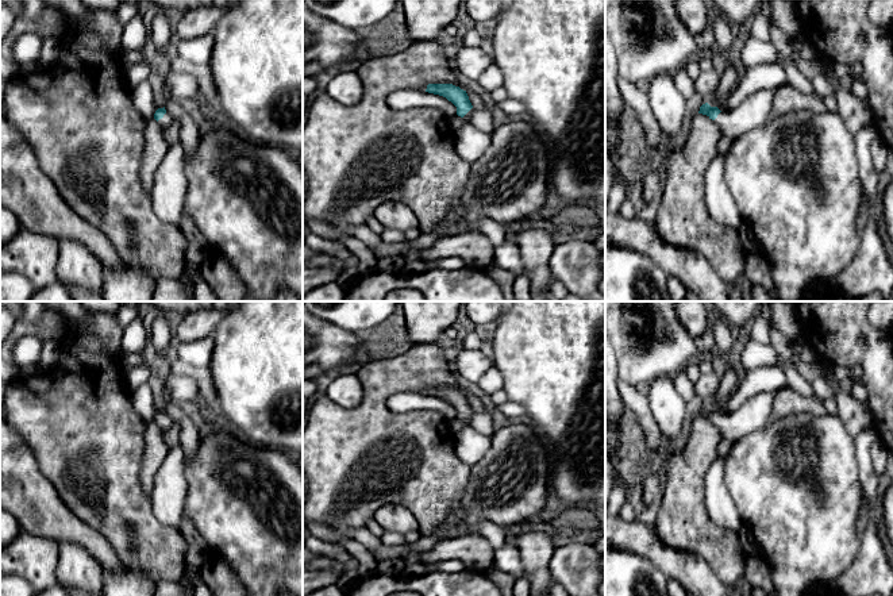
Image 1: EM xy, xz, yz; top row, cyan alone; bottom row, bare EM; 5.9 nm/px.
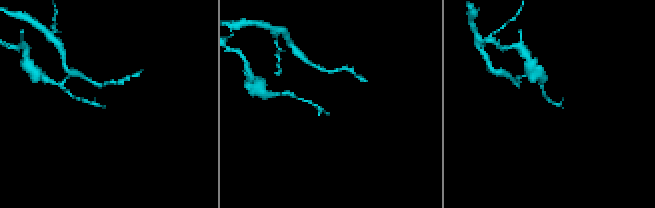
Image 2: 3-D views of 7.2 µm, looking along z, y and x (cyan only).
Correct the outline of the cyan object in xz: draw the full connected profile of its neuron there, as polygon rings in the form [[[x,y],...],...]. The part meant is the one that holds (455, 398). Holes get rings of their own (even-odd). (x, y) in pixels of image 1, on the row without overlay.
[[[428,387],[426,395],[446,400],[457,409],[457,418],[461,419],[463,428],[451,437],[457,457],[467,466],[476,465],[488,451],[490,437],[480,434],[471,424],[473,408],[466,393],[453,387]]]

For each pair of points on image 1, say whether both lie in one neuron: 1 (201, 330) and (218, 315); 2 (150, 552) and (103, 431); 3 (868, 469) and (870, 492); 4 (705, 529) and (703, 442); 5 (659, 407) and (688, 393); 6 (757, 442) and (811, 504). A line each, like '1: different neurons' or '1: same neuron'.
1: same neuron
2: same neuron
3: same neuron
4: same neuron
5: different neurons
6: same neuron

